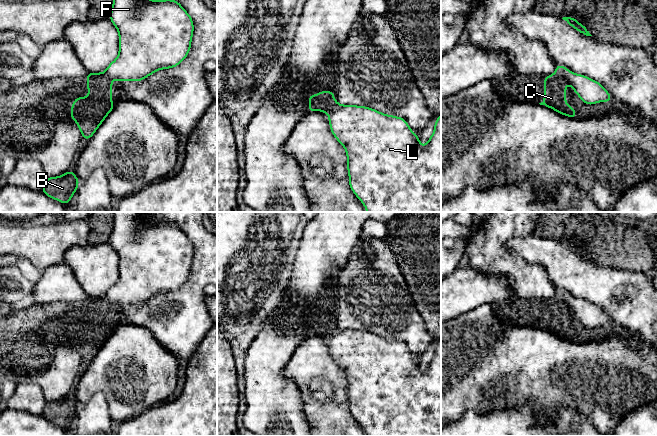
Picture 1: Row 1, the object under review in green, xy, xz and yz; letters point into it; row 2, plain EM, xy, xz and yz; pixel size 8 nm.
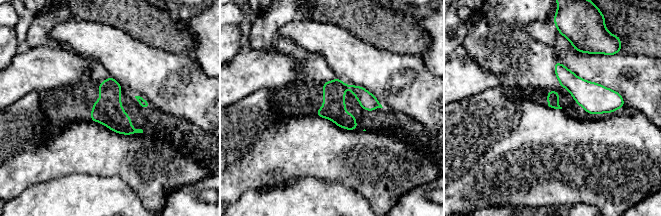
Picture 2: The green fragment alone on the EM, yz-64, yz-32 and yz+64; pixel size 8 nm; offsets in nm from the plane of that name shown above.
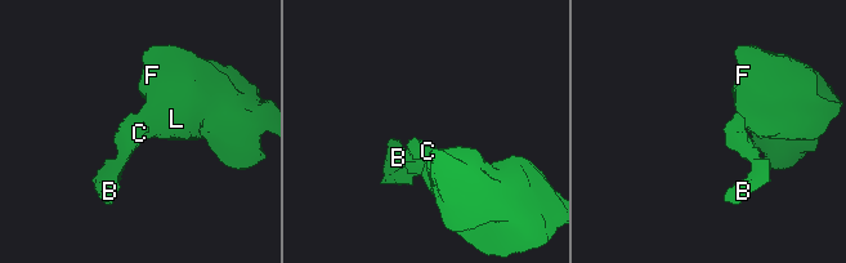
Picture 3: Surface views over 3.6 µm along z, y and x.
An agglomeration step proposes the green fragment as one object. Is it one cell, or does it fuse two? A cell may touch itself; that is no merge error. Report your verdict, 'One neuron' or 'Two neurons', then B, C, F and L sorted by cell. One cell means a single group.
Two neurons. Groups: B C / F L

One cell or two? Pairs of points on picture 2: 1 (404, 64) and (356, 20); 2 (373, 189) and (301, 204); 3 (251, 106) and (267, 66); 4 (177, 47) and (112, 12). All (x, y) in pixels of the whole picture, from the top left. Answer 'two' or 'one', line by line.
1: two
2: two
3: two
4: one

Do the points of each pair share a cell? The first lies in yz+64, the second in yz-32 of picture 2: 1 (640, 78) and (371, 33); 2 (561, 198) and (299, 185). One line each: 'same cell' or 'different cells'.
1: different cells
2: different cells

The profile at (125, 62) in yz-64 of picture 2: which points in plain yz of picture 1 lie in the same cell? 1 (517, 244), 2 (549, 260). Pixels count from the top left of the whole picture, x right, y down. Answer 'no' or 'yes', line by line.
1: yes
2: yes

